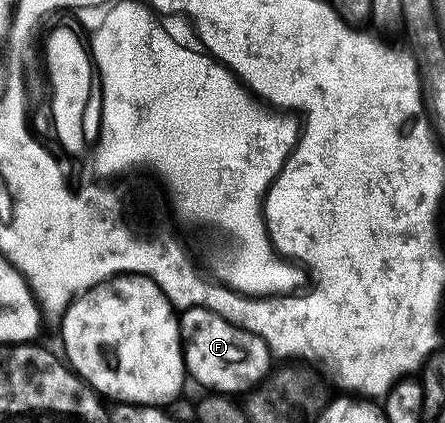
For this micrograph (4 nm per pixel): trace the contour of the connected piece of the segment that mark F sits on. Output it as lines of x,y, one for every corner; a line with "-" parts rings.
187,308
181,313
180,327
182,329
182,356
186,359
186,371
189,379
203,384
203,389
213,390
218,394
245,393
255,386
261,385
272,371
272,353
270,347
256,334
237,328
232,322
220,318
207,308

